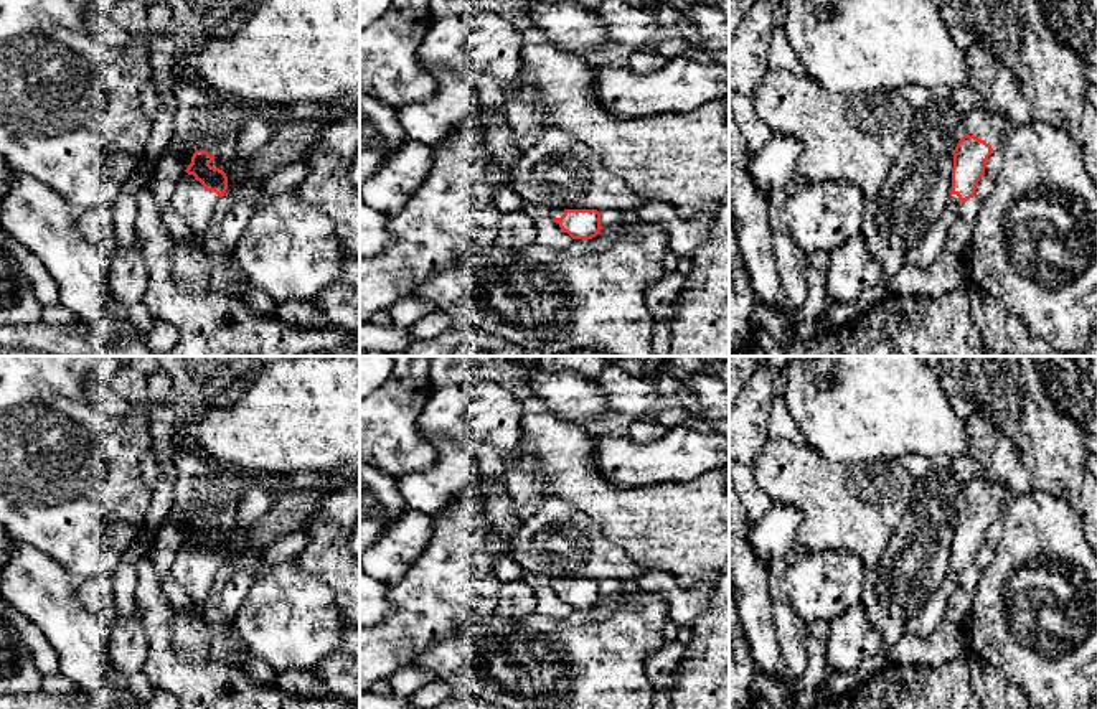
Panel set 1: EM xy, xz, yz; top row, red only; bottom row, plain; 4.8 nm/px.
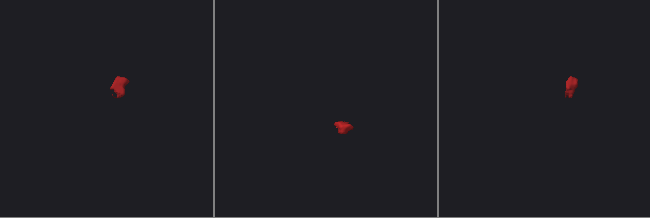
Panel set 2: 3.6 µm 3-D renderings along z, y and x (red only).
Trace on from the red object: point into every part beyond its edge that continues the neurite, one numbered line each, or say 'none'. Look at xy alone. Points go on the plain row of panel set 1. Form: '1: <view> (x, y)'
1: xy (190, 569)

